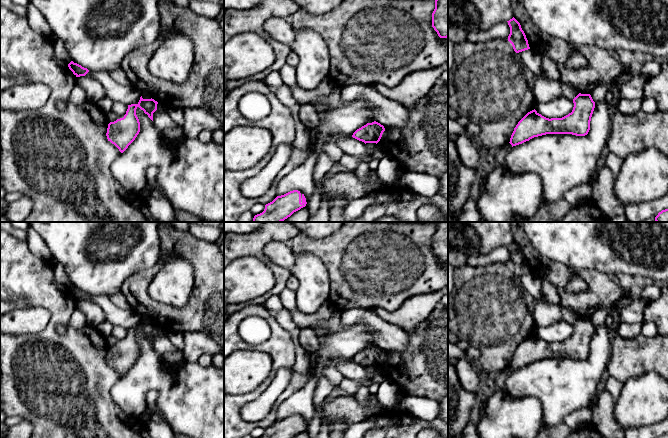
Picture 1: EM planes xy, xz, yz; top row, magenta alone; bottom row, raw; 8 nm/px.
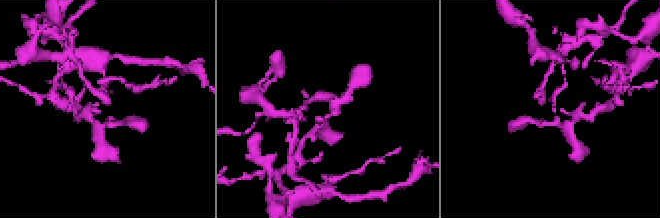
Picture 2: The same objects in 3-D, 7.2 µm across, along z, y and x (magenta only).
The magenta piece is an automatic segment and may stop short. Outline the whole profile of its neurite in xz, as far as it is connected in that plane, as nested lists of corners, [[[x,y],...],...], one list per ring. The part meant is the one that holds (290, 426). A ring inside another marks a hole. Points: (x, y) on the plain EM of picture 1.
[[[293,414],[277,420],[272,426],[265,429],[264,435],[260,438],[293,438],[305,431],[306,428],[304,418],[298,414]]]

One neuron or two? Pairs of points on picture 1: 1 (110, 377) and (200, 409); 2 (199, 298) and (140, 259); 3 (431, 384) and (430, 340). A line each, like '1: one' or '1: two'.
1: two
2: two
3: one

